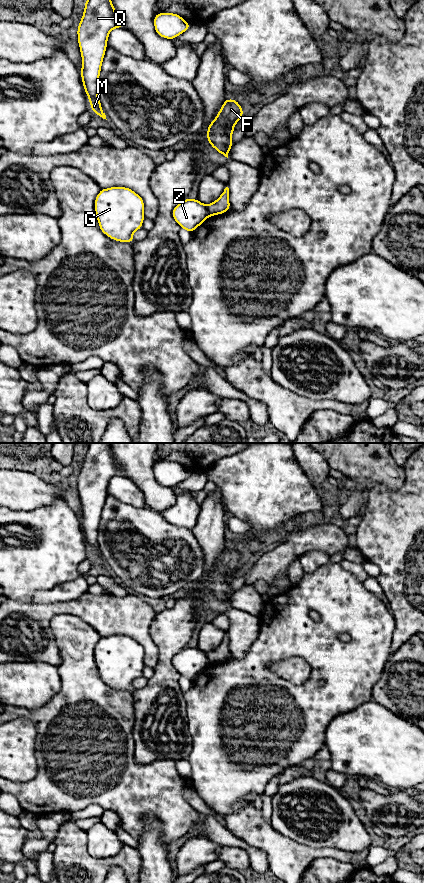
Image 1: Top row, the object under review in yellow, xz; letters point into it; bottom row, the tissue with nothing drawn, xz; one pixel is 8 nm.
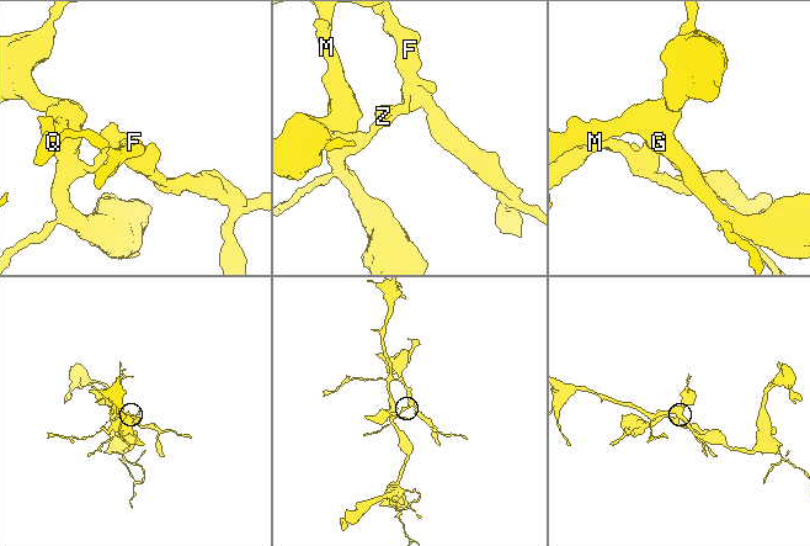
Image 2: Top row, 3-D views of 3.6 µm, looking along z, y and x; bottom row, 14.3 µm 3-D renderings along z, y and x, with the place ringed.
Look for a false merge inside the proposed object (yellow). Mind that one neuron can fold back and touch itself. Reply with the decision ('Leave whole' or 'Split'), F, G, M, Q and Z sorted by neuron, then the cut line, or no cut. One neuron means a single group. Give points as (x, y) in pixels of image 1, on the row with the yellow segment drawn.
Split. Groups: F / G M Q Z. Split along xz (205, 205), (210, 215)

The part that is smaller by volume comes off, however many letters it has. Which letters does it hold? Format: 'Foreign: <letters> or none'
Foreign: F

